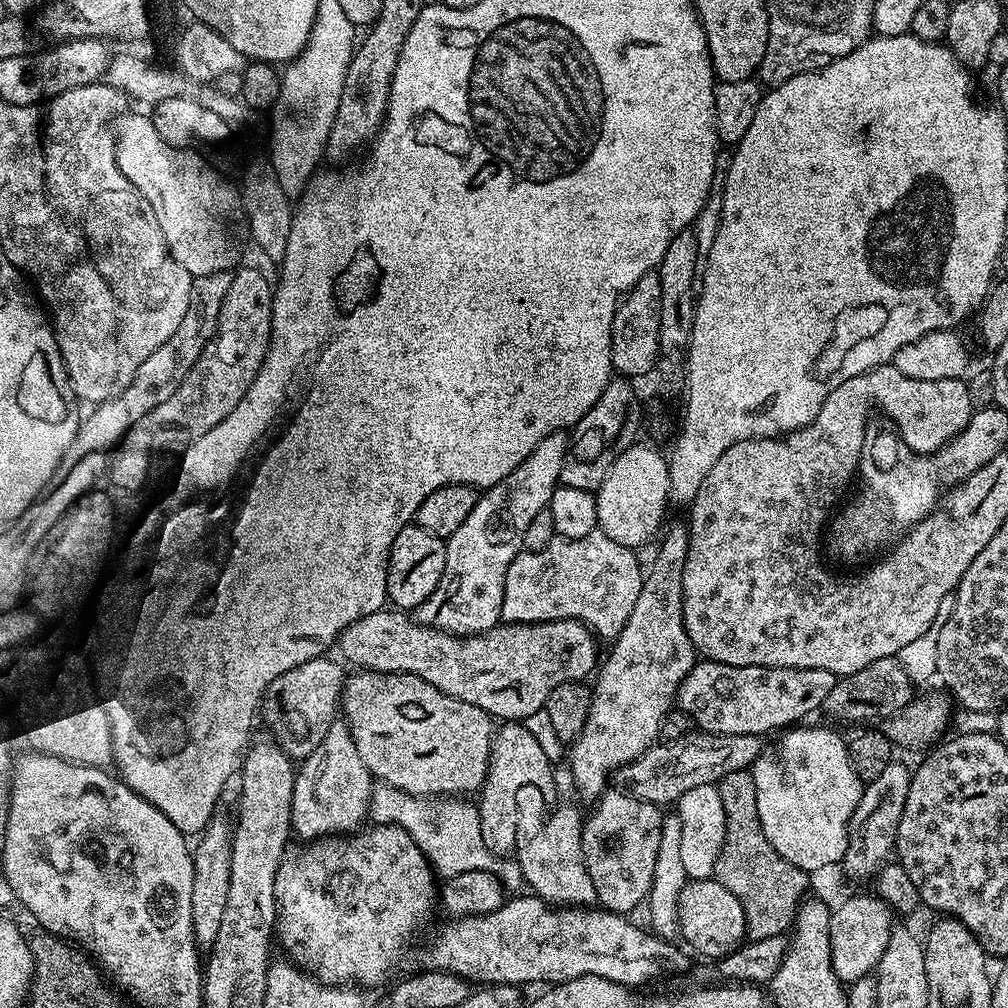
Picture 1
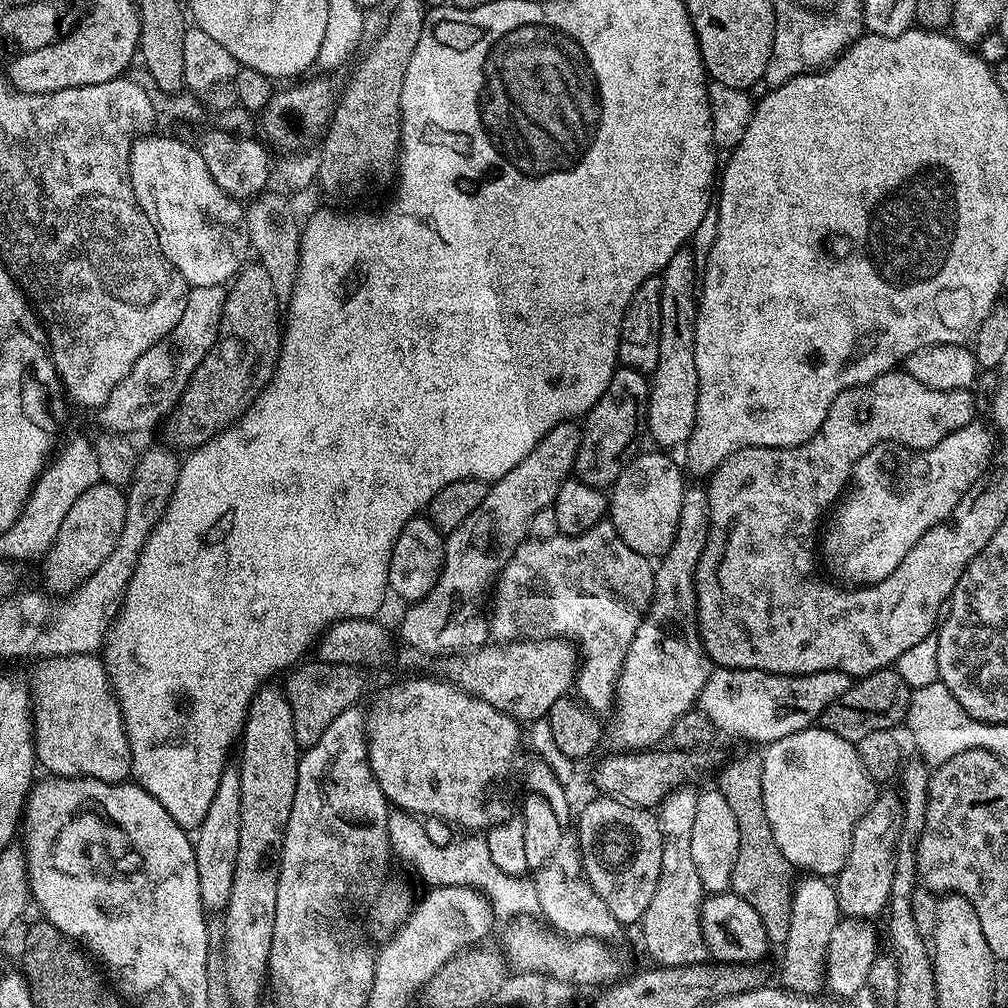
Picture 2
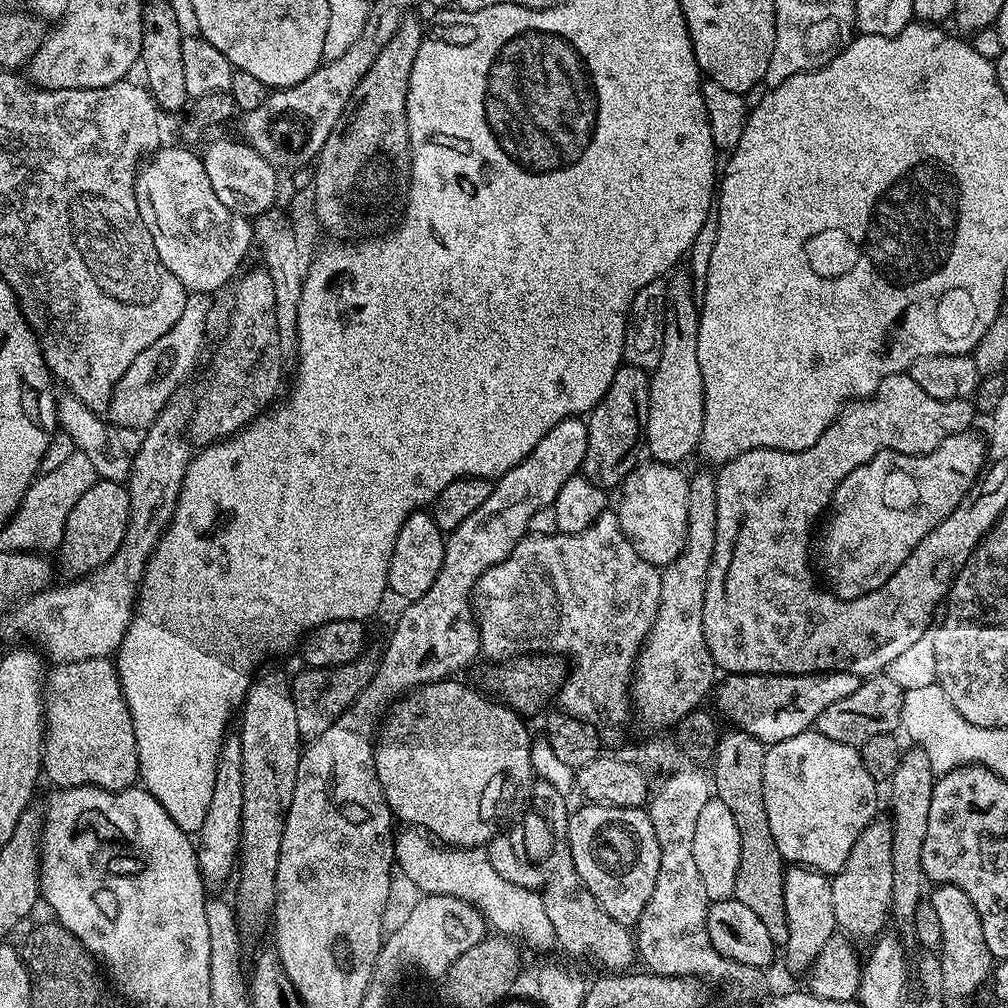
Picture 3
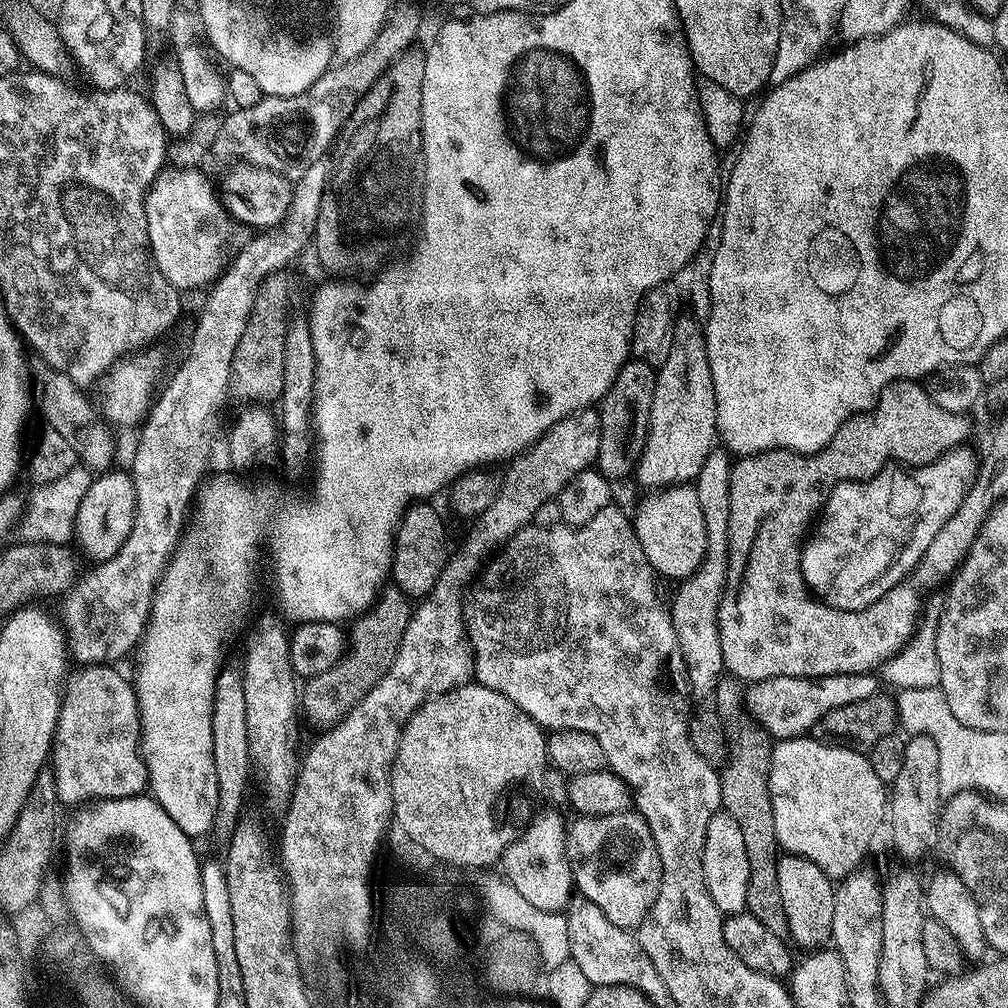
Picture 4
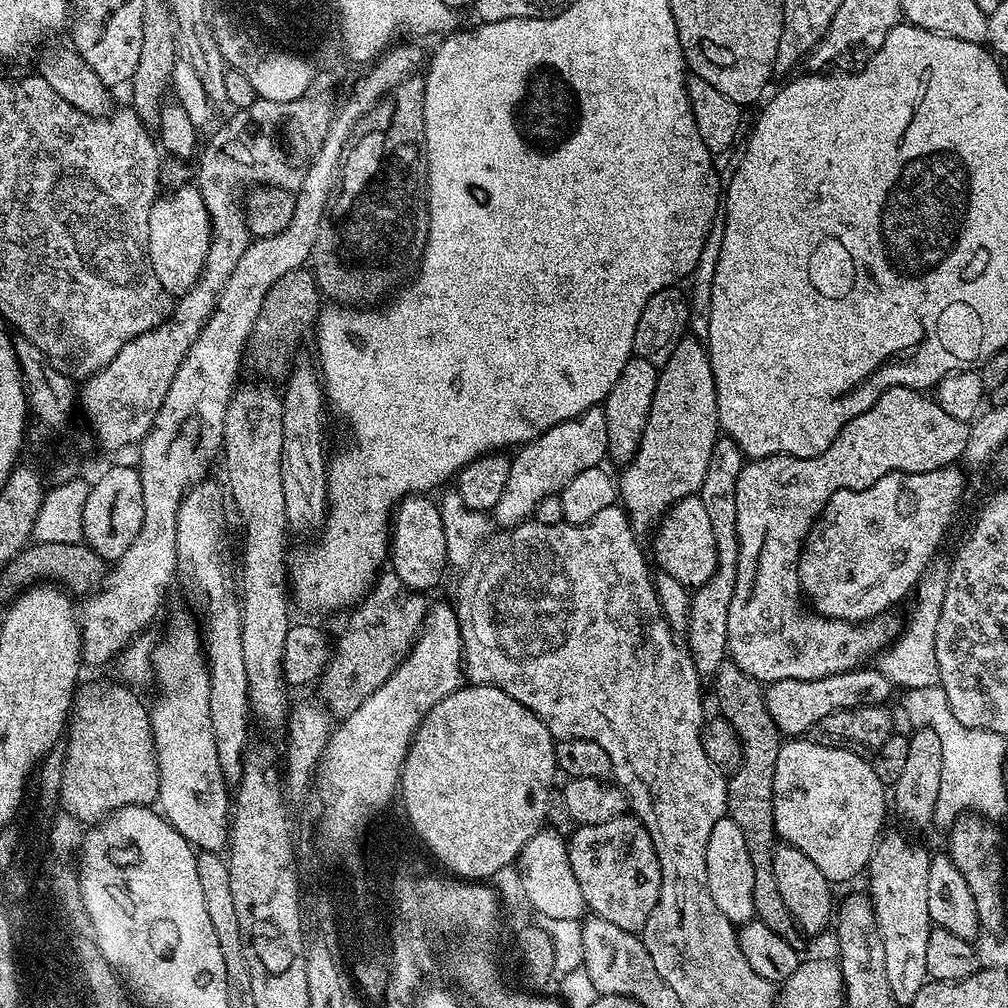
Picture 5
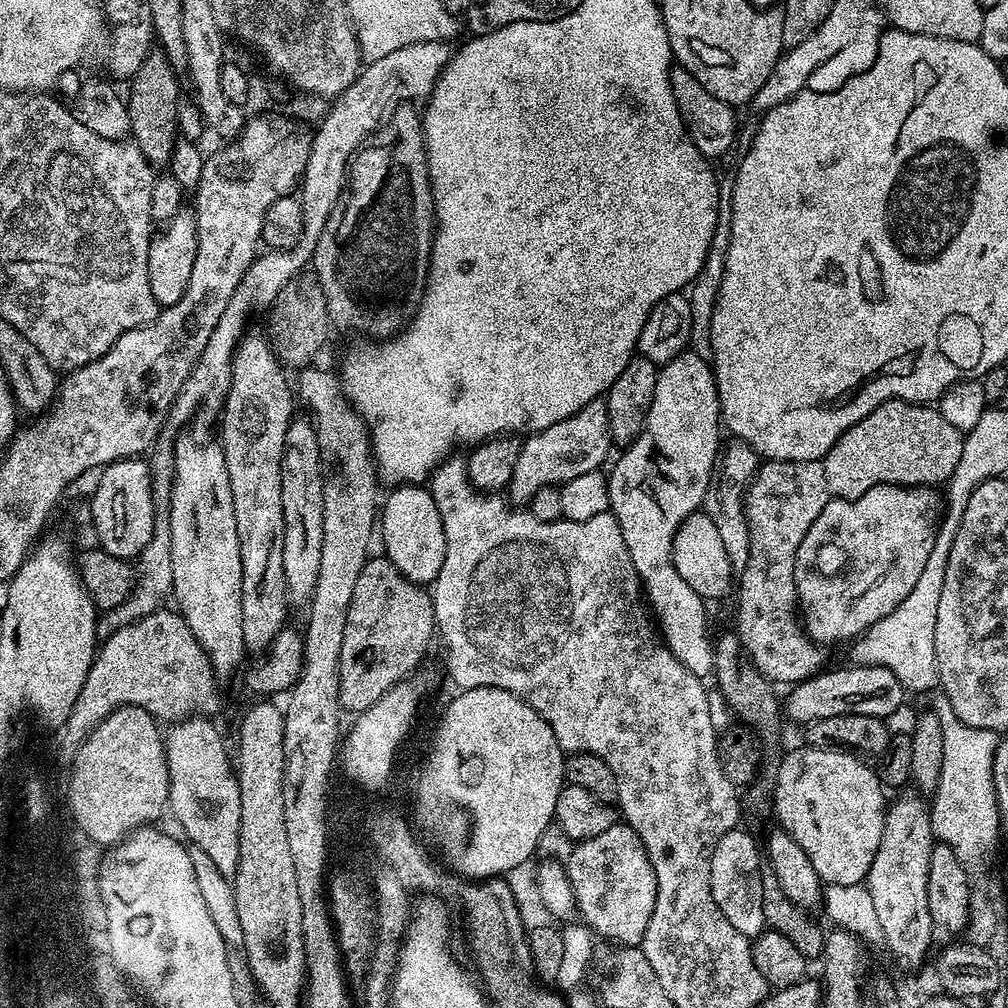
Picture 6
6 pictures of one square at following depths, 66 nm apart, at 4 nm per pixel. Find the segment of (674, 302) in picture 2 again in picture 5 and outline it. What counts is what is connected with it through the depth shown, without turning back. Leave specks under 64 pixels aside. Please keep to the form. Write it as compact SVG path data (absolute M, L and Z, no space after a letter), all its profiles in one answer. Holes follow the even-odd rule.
M685 334L680 337L678 346L674 346L674 354L670 354L665 364L659 365L656 389L648 411L648 421L646 430L642 434L642 442L638 446L634 459L623 469L624 477L619 477L618 480L619 503L627 512L628 520L637 533L644 534L648 527L651 529L654 521L663 517L677 500L699 493L702 478L706 478L706 466L710 466L710 454L714 450L717 439L716 383L708 361L708 350L697 337Z

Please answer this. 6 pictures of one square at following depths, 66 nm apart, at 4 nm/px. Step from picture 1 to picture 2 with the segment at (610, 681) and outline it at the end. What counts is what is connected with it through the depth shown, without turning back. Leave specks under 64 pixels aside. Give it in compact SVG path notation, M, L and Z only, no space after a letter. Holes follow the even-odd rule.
M685 487L684 497L682 498L682 514L678 514L678 526L674 534L674 540L670 542L670 546L664 552L663 556L659 557L658 563L654 568L654 590L652 591L652 603L648 605L648 610L645 612L628 649L626 650L624 661L620 666L620 674L616 679L614 687L614 707L611 709L612 721L606 724L606 736L612 739L613 749L616 750L652 750L657 747L659 740L663 741L669 730L674 726L677 716L693 711L694 703L699 697L700 690L708 680L709 674L714 670L714 665L704 652L704 645L700 642L700 634L696 627L696 567L698 566L698 558L702 556L702 550L706 544L708 537L708 494L703 487L692 488Z

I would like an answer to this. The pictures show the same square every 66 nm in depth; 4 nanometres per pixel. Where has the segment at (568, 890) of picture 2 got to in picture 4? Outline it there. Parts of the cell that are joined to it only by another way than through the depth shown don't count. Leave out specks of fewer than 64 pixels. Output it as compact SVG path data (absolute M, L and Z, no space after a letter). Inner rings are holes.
M576 898L566 908L568 934L570 936L570 959L586 974L592 986L614 986L624 984L628 988L636 988L649 998L665 995L664 983L654 970L654 962L646 958L640 948L639 939L629 929L614 926L594 902L583 898Z

